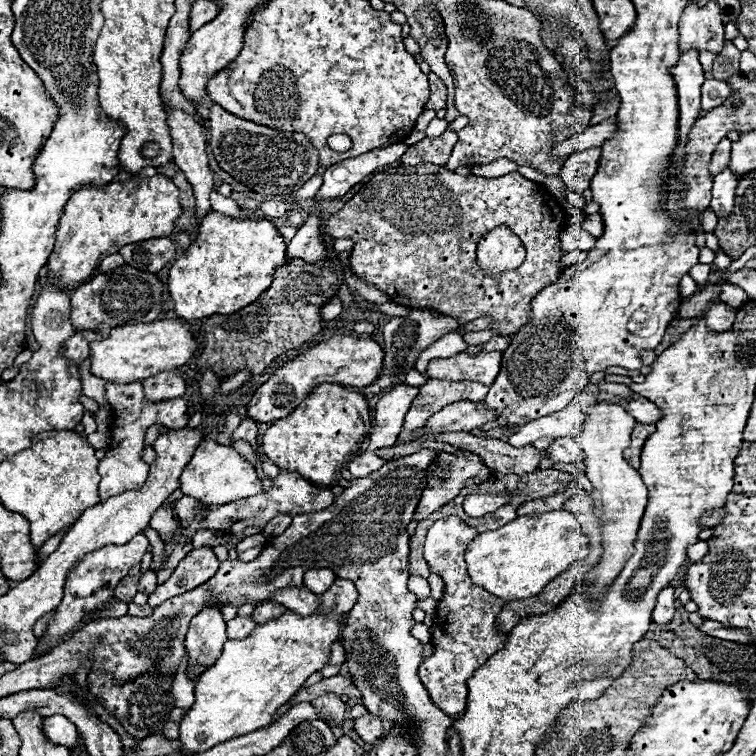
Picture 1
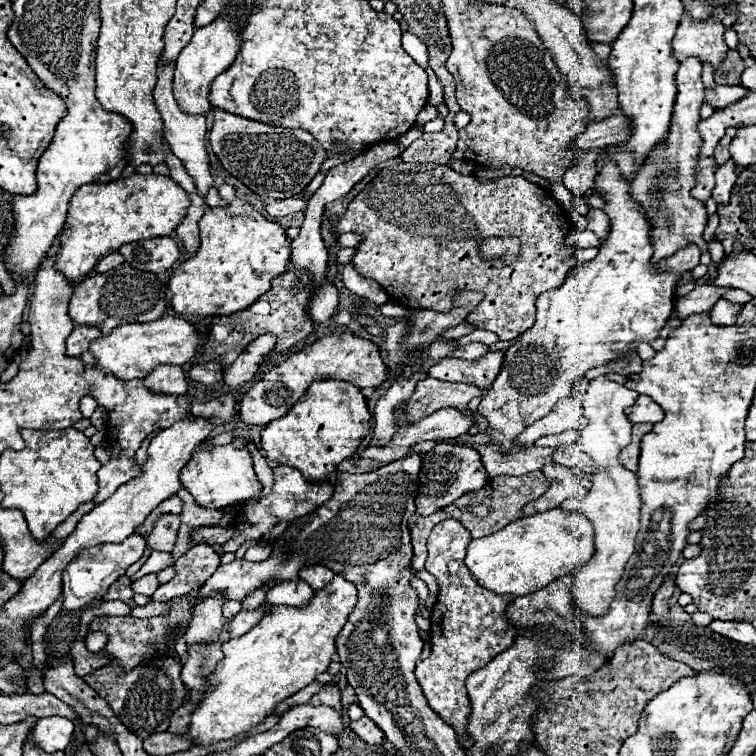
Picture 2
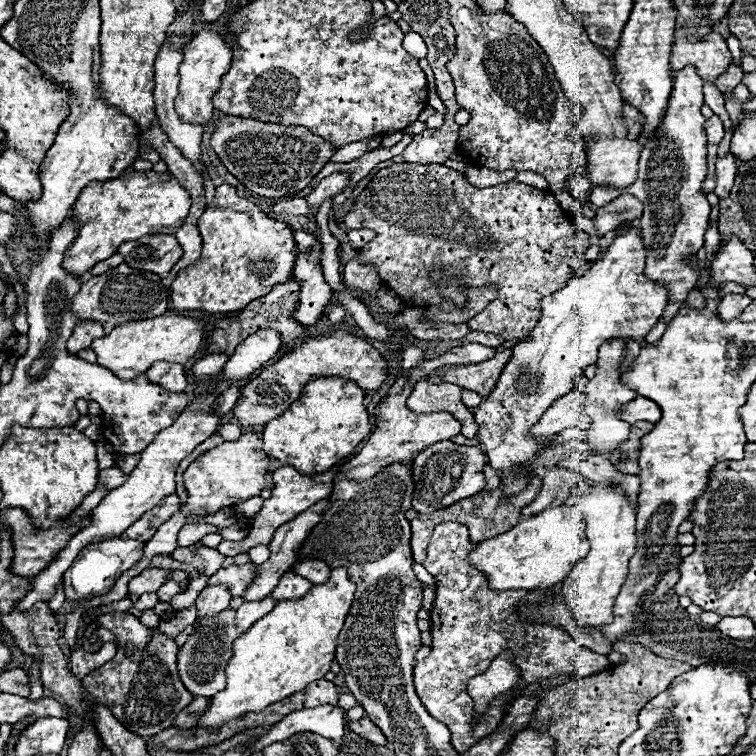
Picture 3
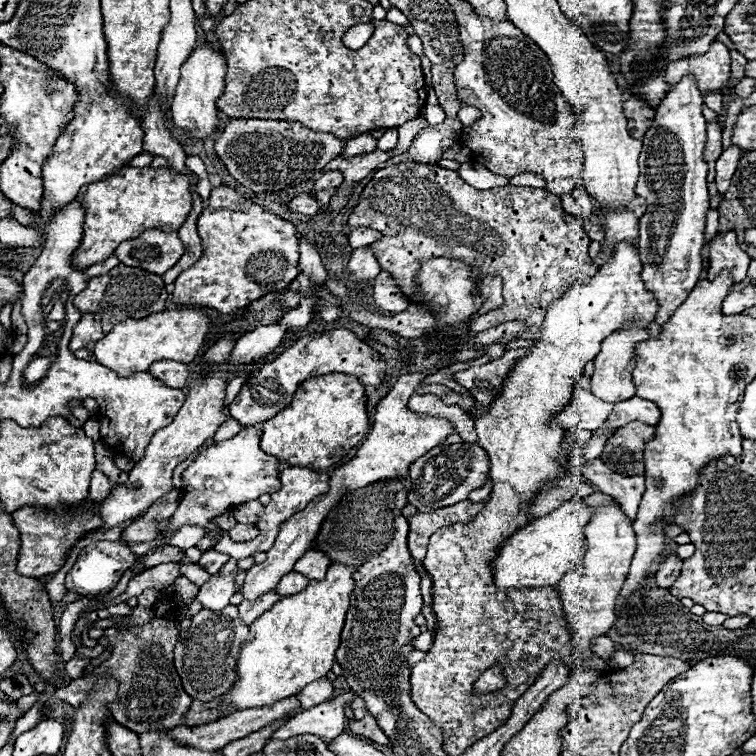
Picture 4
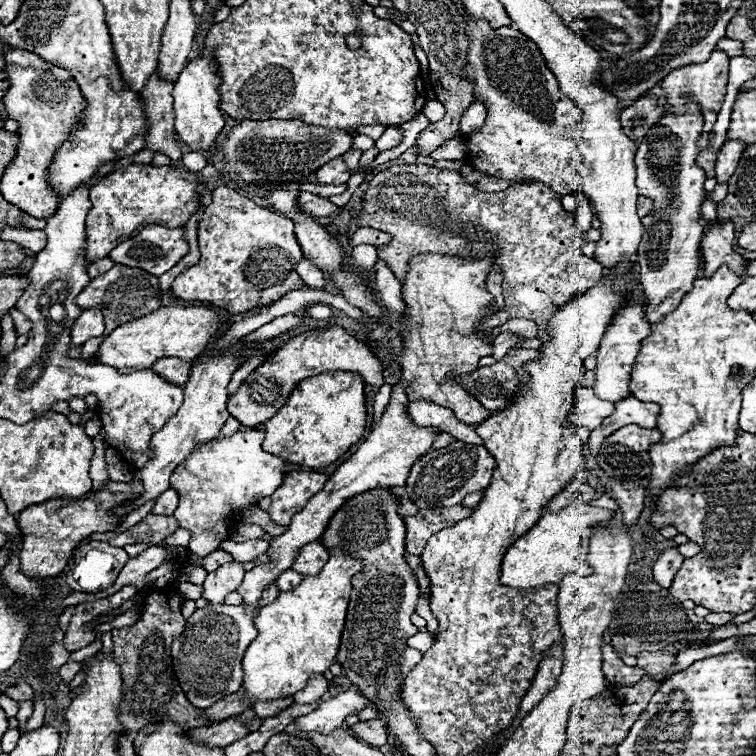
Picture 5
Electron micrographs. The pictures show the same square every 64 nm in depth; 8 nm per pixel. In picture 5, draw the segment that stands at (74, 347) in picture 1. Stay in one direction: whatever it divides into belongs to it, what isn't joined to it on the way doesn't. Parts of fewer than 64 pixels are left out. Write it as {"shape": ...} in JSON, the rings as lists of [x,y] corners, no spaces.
{"shape":[[[90,308],[90,310],[82,310],[82,314],[76,318],[76,322],[72,324],[72,346],[82,346],[86,340],[102,336],[104,334],[104,316],[102,310],[98,308]]]}

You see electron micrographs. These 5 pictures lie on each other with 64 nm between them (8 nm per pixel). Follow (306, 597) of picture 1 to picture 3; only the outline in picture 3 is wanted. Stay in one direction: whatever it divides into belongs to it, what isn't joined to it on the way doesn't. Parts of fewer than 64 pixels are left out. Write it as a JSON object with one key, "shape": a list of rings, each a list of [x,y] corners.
{"shape":[[[286,572],[286,574],[280,578],[280,582],[278,582],[278,586],[274,588],[272,594],[276,596],[276,600],[302,598],[302,596],[310,590],[310,586],[312,586],[310,580],[298,576],[296,572]]]}

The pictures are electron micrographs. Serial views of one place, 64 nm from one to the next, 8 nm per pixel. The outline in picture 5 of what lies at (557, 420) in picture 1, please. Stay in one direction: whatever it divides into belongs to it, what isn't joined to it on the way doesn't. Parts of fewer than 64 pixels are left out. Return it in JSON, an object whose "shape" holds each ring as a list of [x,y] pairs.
{"shape":[[[578,384],[574,394],[574,408],[568,420],[574,426],[588,426],[592,430],[592,428],[598,428],[598,424],[602,424],[604,418],[614,414],[614,406],[616,402],[600,400],[594,394],[594,388]]]}

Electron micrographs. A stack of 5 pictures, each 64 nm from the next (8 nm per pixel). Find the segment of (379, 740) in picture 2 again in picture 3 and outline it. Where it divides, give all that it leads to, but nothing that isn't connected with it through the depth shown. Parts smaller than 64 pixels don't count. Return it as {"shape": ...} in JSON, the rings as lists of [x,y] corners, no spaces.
{"shape":[[[364,716],[362,720],[348,720],[348,728],[350,728],[354,734],[366,738],[368,742],[372,742],[372,744],[376,744],[376,746],[386,746],[386,742],[388,742],[386,736],[382,734],[382,730],[380,730],[368,716]]]}

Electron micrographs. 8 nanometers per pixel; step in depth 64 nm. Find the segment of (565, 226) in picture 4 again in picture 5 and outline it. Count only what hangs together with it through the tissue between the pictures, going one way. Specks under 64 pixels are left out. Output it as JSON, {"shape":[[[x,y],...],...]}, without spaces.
{"shape":[[[402,164],[374,174],[372,182],[368,184],[364,206],[356,218],[356,224],[370,226],[392,236],[390,244],[378,248],[378,258],[382,258],[392,268],[400,282],[406,278],[408,260],[420,252],[458,254],[464,258],[482,258],[492,254],[494,264],[504,270],[506,304],[500,312],[480,322],[480,328],[490,330],[506,324],[506,320],[512,320],[514,316],[530,316],[530,320],[538,322],[538,340],[544,342],[548,340],[548,322],[552,314],[574,300],[580,292],[598,284],[604,272],[596,260],[582,254],[582,232],[574,224],[574,216],[562,210],[560,198],[560,194],[538,180],[510,184],[502,192],[480,192],[466,184],[466,180],[456,170],[440,170],[426,164]]]}

